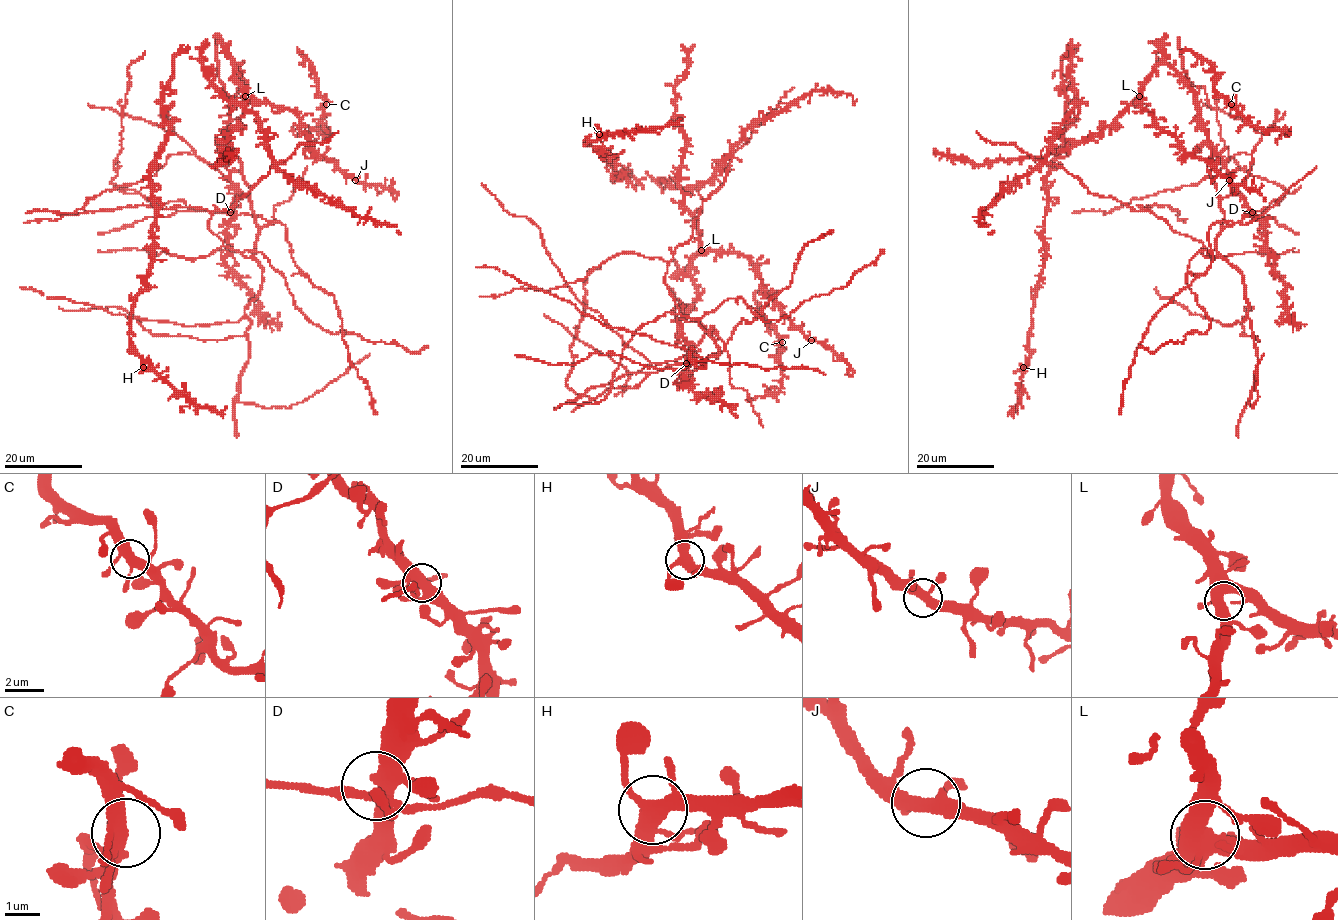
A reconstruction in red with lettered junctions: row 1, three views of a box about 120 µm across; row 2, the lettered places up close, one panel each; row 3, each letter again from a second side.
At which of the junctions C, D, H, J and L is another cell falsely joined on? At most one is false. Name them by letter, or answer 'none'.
none

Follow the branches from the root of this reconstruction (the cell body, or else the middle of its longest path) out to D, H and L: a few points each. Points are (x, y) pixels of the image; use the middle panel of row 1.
D: (691, 237), (675, 249), (665, 283), (678, 312), (697, 319), (706, 331), (712, 327), (725, 349), (686, 363)
H: (691, 237), (731, 156), (708, 182), (672, 186), (619, 178), (609, 153), (586, 142), (599, 135)
L: (691, 237), (665, 283), (711, 335), (686, 320), (701, 250)

